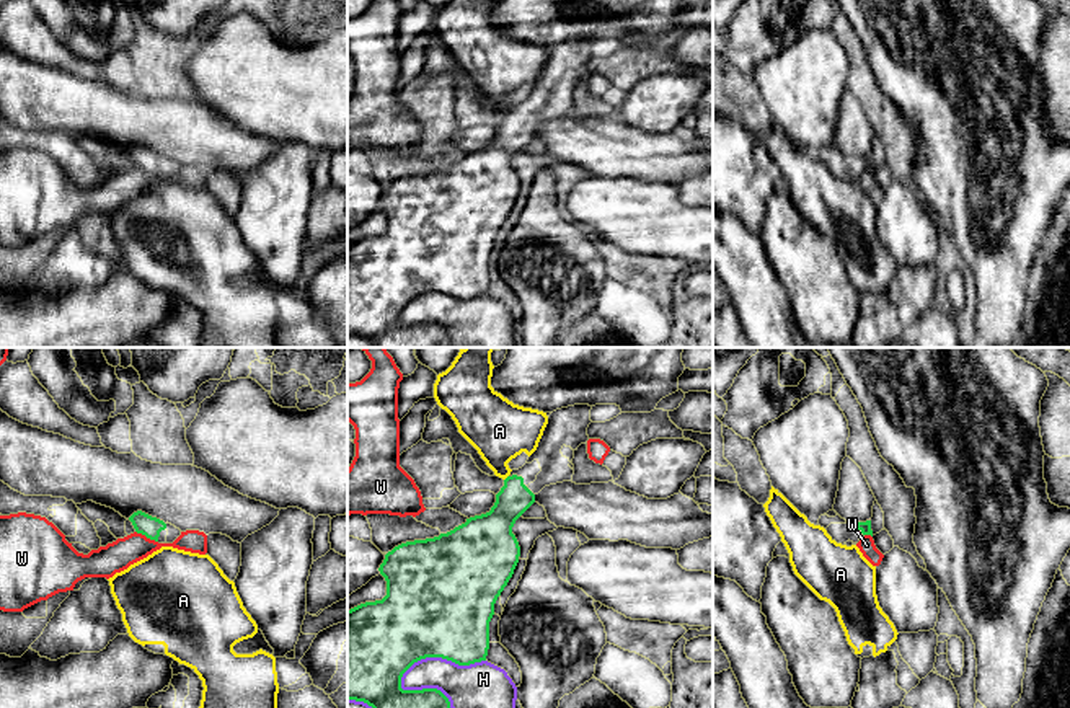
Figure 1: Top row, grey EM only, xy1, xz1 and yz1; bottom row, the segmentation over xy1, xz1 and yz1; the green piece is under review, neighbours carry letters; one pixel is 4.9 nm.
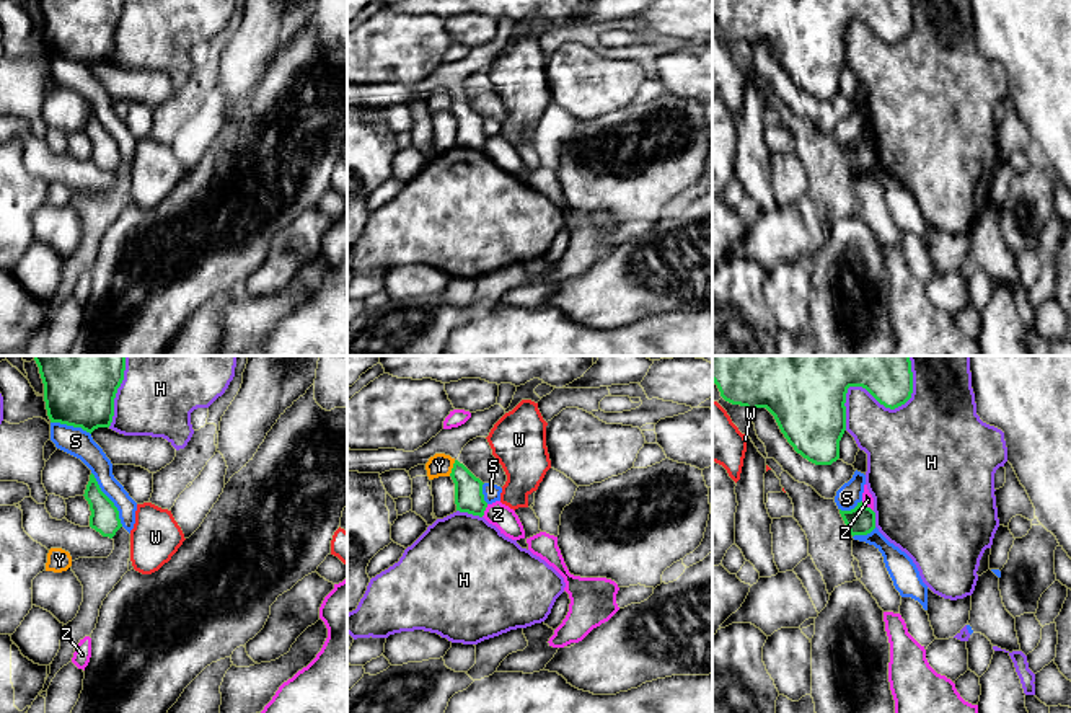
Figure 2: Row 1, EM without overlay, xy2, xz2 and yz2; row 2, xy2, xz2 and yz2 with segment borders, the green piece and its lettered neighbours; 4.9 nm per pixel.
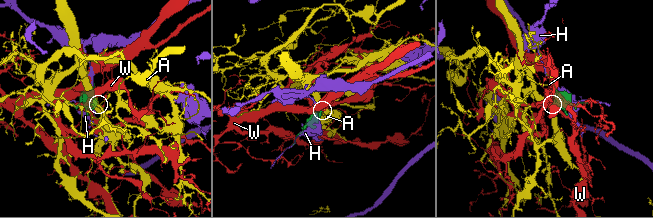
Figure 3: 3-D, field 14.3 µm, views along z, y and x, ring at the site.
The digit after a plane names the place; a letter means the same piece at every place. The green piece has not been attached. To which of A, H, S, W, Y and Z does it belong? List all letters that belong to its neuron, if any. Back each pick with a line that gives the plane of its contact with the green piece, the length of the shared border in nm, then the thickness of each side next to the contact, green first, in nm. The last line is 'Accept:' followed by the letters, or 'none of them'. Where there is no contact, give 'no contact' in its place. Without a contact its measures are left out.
Accept: none of them

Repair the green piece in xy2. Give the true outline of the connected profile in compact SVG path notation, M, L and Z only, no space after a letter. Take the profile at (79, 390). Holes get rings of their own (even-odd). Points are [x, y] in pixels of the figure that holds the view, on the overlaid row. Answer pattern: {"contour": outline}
{"contour": "M34 356L51 423L93 432L109 427L126 356Z"}

